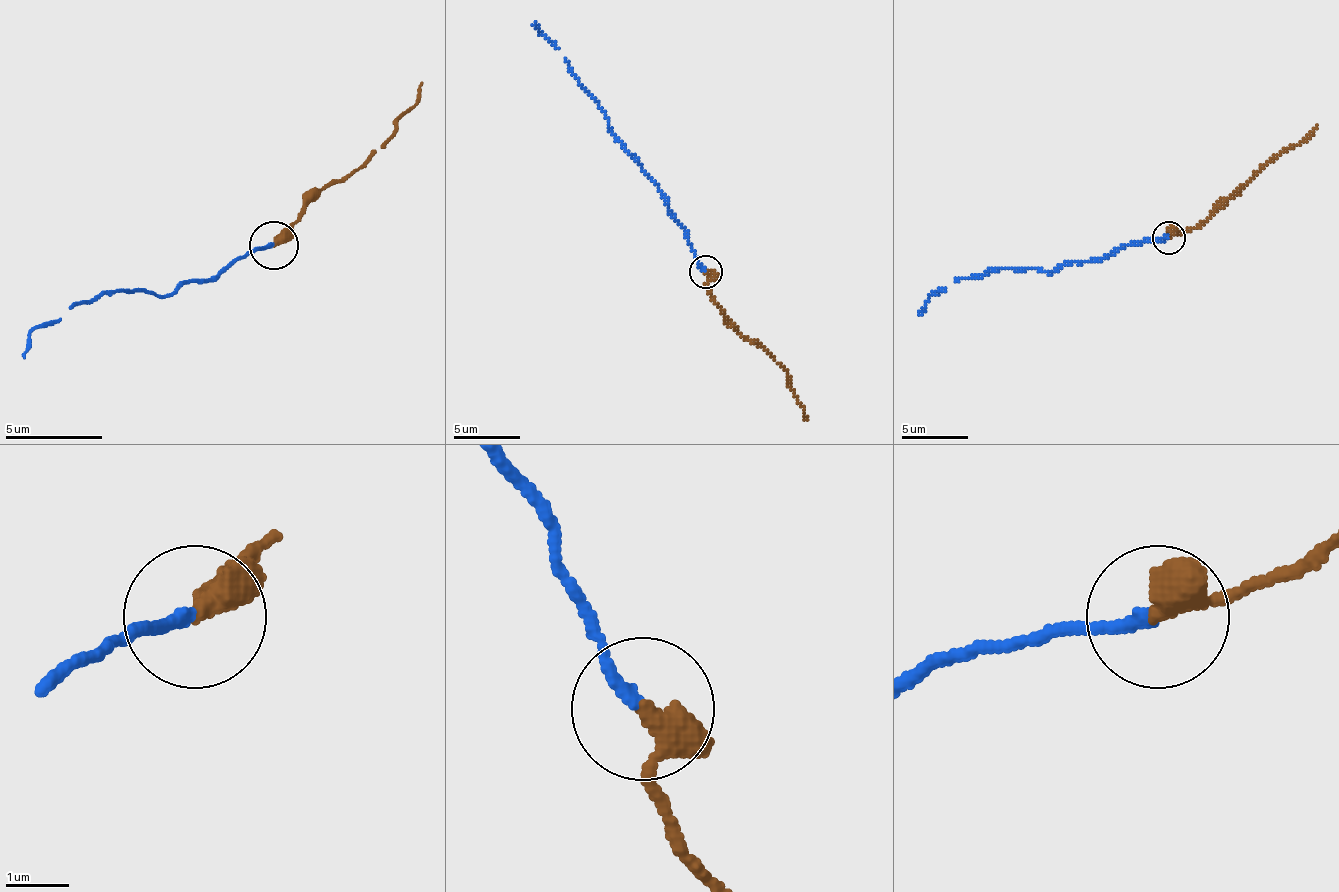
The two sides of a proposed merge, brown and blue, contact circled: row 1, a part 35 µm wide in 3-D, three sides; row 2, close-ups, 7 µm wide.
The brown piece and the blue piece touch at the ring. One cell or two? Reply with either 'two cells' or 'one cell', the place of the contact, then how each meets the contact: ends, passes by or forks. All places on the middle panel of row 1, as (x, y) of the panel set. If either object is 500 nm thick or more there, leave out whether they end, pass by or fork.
one cell; at (705, 271); brown passes by; blue ends there

